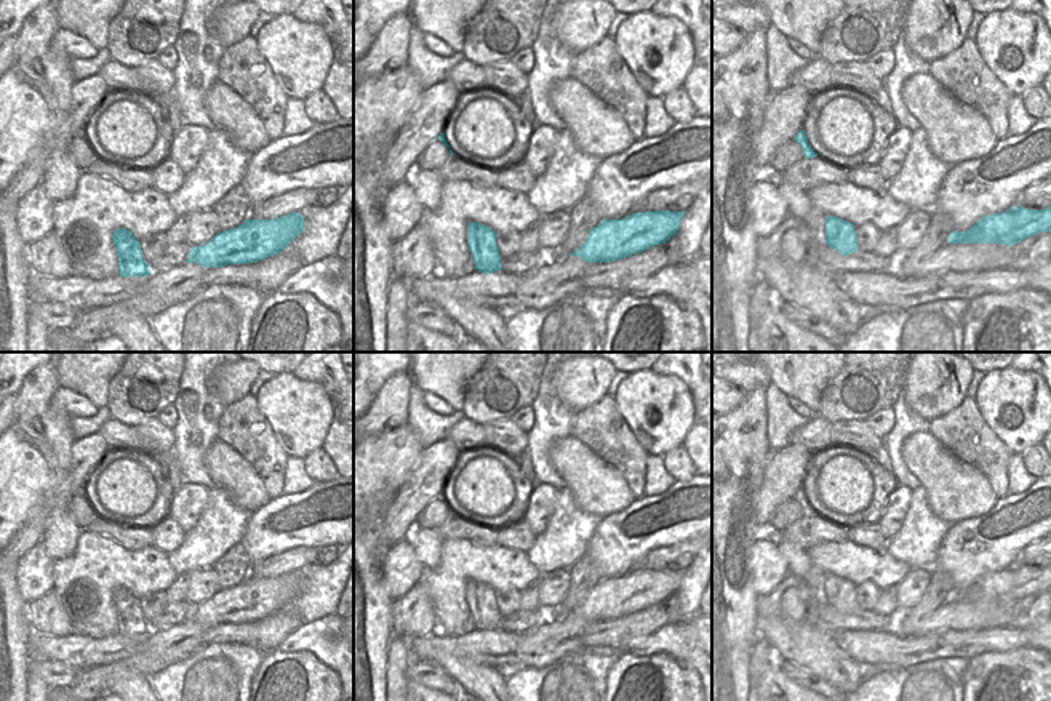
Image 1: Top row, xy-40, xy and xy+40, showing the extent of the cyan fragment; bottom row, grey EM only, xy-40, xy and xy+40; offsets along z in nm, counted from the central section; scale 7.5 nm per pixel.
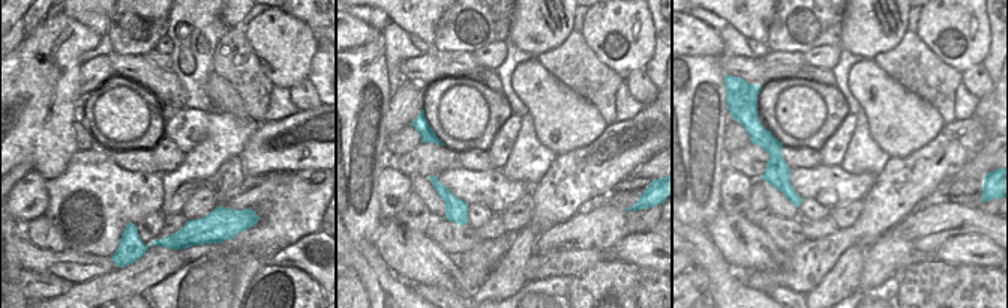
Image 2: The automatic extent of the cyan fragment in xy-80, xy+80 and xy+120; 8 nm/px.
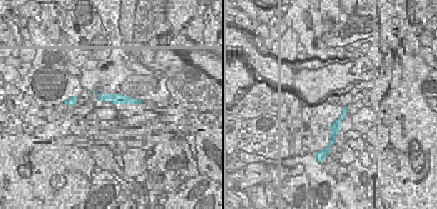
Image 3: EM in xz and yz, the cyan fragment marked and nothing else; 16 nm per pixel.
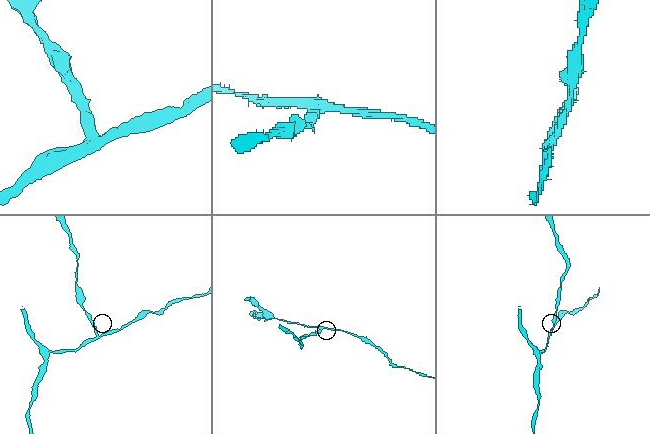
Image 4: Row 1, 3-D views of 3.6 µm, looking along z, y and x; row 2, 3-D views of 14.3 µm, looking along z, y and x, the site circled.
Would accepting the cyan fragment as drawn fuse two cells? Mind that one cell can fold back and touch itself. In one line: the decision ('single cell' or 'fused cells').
fused cells

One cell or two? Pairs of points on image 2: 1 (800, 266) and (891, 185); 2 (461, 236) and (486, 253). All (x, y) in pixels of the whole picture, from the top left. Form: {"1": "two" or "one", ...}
{"1": "one", "2": "two"}

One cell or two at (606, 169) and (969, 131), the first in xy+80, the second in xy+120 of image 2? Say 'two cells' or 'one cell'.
one cell

